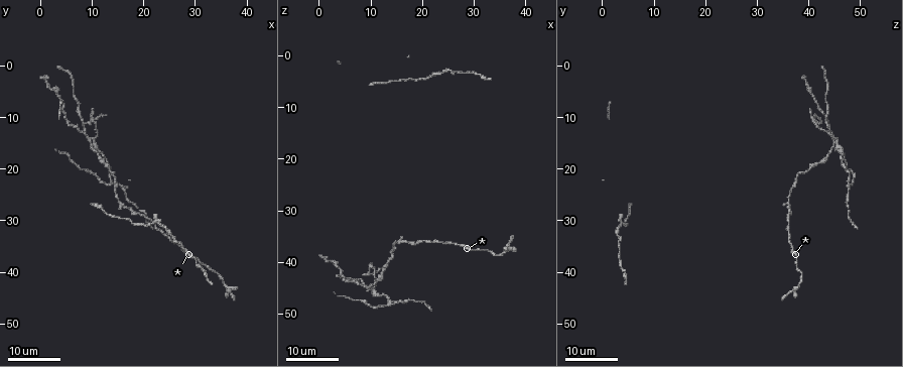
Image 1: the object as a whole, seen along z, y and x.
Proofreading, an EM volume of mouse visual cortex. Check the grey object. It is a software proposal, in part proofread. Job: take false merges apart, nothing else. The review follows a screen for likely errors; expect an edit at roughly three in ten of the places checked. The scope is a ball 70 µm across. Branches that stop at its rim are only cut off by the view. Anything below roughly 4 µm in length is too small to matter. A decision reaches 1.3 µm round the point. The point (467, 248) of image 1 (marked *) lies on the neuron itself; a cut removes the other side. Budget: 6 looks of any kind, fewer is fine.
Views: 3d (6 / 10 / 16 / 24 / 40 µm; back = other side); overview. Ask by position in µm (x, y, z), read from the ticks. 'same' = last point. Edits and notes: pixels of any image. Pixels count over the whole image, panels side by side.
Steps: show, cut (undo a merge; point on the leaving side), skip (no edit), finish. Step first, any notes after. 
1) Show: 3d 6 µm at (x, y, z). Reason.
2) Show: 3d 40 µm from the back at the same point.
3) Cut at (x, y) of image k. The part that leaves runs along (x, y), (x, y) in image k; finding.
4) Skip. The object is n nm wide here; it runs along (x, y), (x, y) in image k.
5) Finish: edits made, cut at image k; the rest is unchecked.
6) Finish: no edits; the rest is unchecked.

Show: 3d 24 µm at (15.5, 26.5, 36.0). A fork.

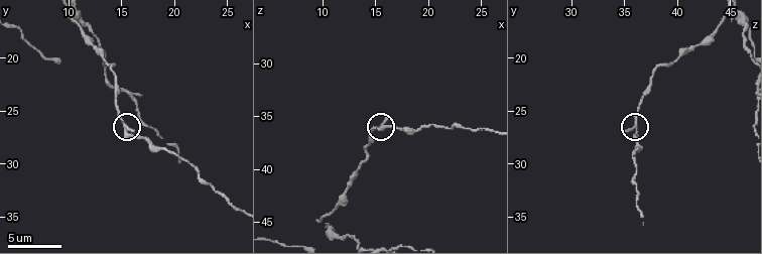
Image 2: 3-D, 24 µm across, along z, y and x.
Show: 3d 10 µm at (15.8, 26.6, 35.4).

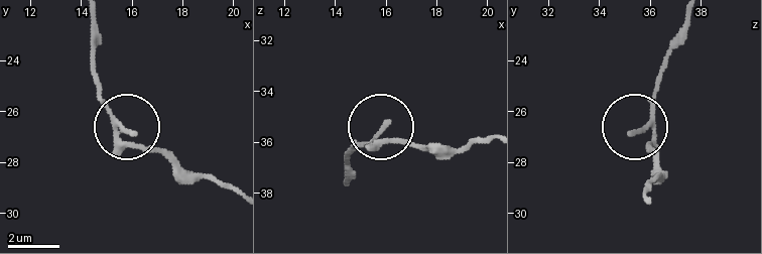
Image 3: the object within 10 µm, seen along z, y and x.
Skip. 3 arms meet here; it runs along (487, 138), (434, 150), (382, 144), (380, 129), (350, 150) in image 3; one neuron here.

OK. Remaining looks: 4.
Show: 3d 10 µm at (13.6, 20.2, 40.0). Calibre changes.

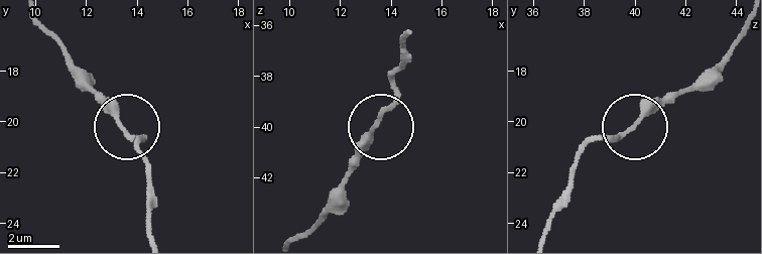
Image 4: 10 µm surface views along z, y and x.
Skip. It runs along (151, 235), (151, 175), (139, 137), (96, 94) in image 4; continuous, no second neuron.

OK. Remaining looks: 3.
Show: 3d 16 µm at (23.0, 31.0, 3.5). Thin neck.

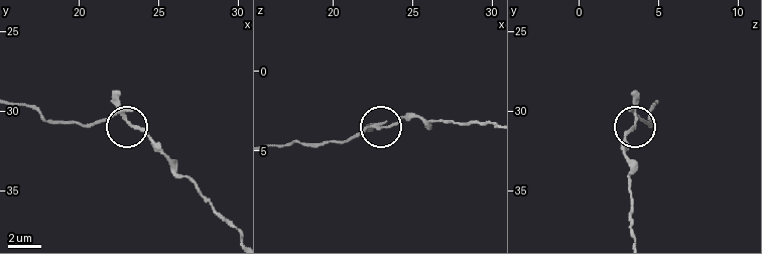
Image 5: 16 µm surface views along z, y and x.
Show: 3d 10 µm at (23.2, 30.7, 3.5).

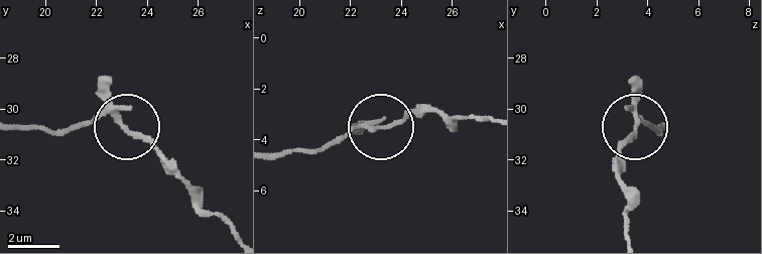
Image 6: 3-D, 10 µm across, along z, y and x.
Cut at (79, 125) of image 6. The object is 200 nm wide here; the part that leaves runs along (107, 104), (57, 130), (18, 124) in image 6; a second neuron is stuck on.

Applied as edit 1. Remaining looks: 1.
Finish: edits made, cut at image 6; the rest is unchecked.

